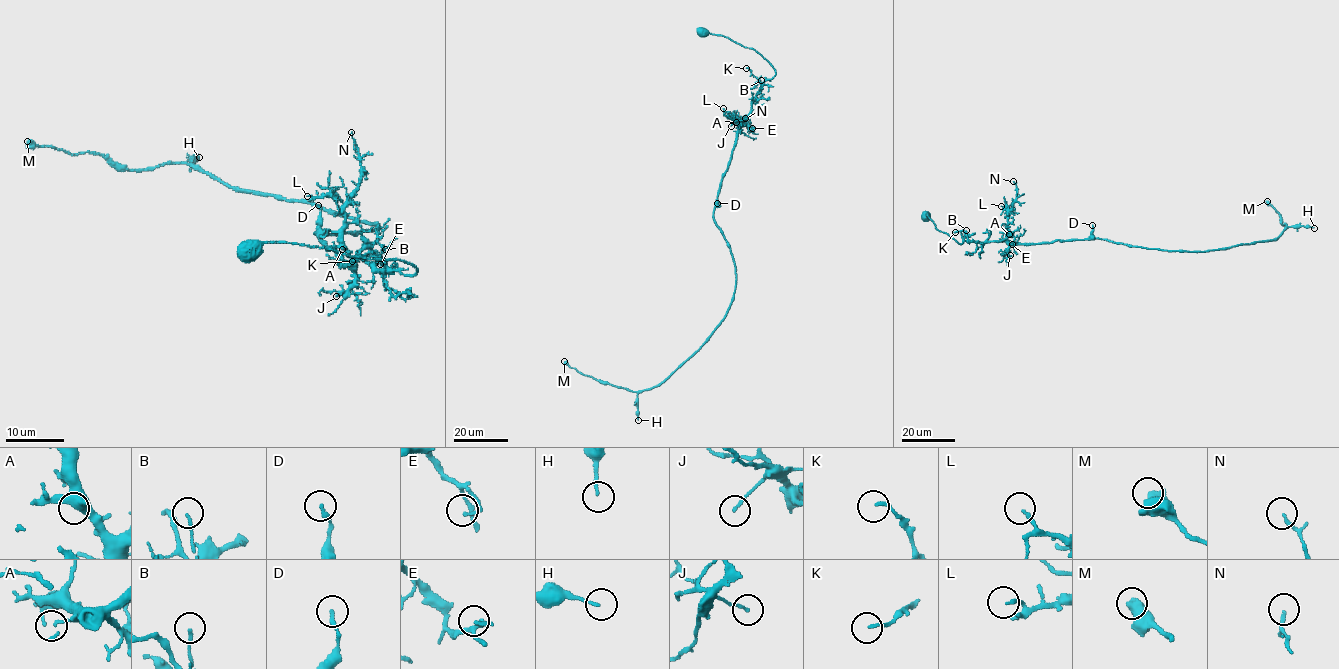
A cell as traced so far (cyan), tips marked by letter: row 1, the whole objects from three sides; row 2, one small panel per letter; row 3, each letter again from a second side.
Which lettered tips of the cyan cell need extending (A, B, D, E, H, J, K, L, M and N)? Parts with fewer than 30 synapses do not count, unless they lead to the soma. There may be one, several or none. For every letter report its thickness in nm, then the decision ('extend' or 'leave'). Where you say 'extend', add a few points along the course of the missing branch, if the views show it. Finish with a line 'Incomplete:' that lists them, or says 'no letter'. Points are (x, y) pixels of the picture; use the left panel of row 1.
A: 120 nm thick; leave
B: 110 nm thick; leave
D: 200 nm thick; leave
E: 140 nm thick; leave
H: 130 nm thick; leave
J: 120 nm thick; leave
K: 120 nm thick; leave
L: 140 nm thick; leave
M: 500 nm thick; leave
N: 110 nm thick; leave
Incomplete: no letter

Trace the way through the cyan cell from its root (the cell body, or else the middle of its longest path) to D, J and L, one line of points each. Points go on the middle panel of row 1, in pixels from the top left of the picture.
D: (702, 33), (722, 35), (752, 48), (775, 72), (763, 83), (751, 112), (739, 125), (717, 203)
J: (702, 33), (722, 35), (752, 48), (775, 72), (763, 83), (751, 111), (740, 125), (736, 121), (731, 126)
L: (702, 33), (722, 35), (752, 48), (775, 72), (763, 83), (751, 111), (744, 118), (737, 119), (723, 108)

